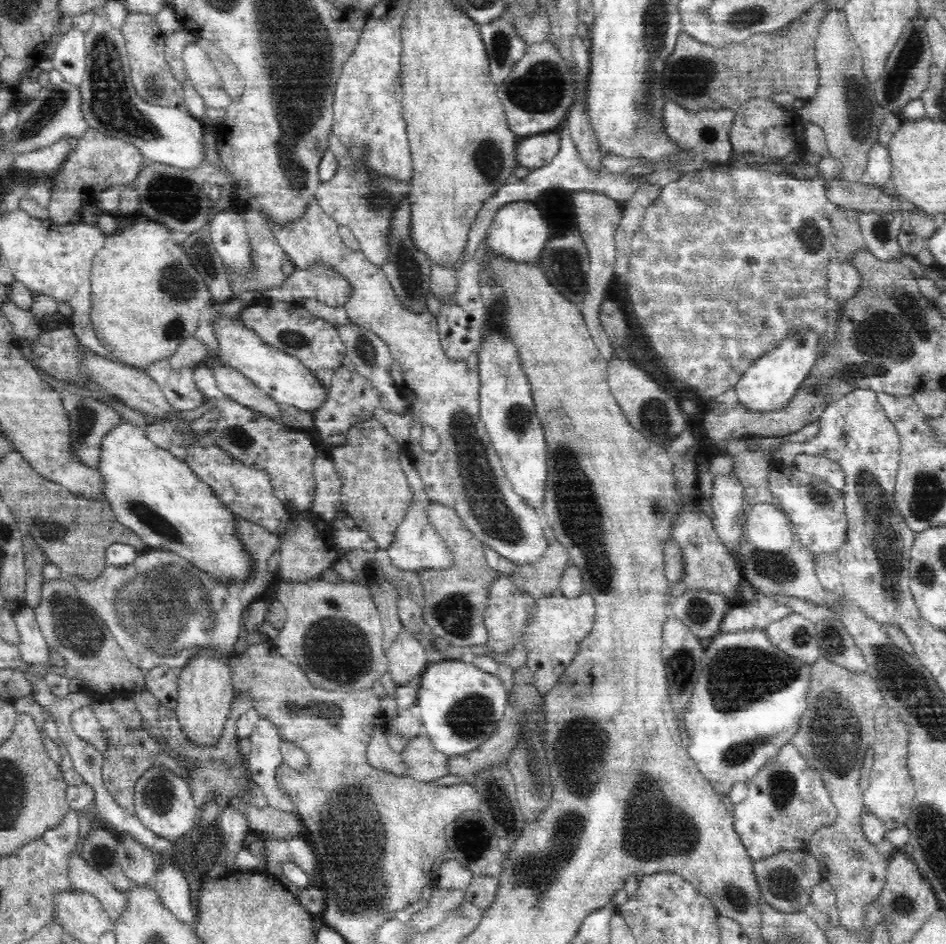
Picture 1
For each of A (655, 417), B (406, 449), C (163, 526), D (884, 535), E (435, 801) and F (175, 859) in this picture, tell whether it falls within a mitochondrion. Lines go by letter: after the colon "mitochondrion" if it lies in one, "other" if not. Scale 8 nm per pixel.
A: mitochondrion
B: other
C: mitochondrion
D: mitochondrion
E: other
F: other

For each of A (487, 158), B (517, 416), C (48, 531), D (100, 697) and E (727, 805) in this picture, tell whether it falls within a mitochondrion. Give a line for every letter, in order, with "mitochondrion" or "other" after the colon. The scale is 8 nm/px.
A: mitochondrion
B: mitochondrion
C: mitochondrion
D: other
E: other

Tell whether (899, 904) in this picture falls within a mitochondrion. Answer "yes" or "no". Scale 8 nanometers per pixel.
yes

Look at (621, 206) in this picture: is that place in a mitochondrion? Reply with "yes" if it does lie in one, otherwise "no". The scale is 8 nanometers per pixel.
no

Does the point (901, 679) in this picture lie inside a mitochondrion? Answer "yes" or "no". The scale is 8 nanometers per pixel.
yes

